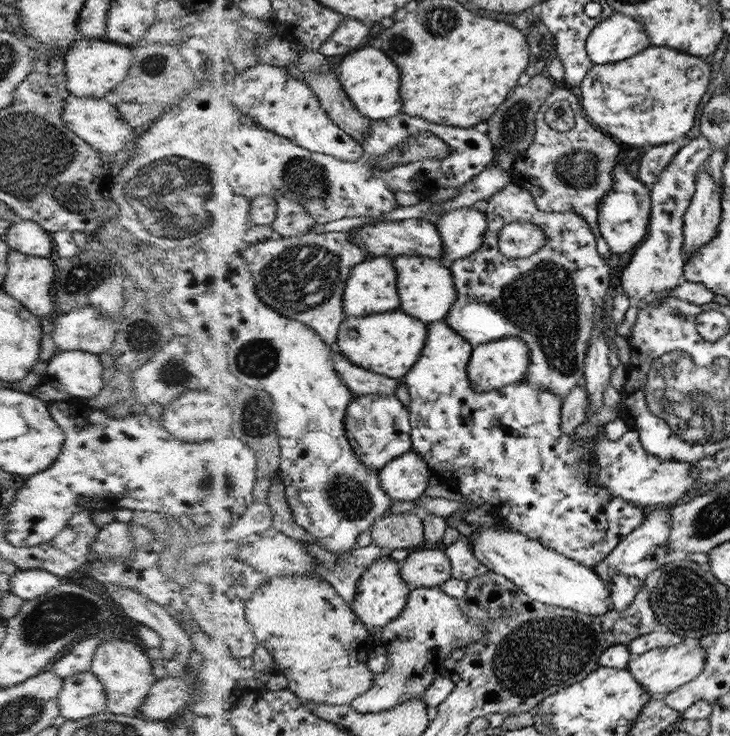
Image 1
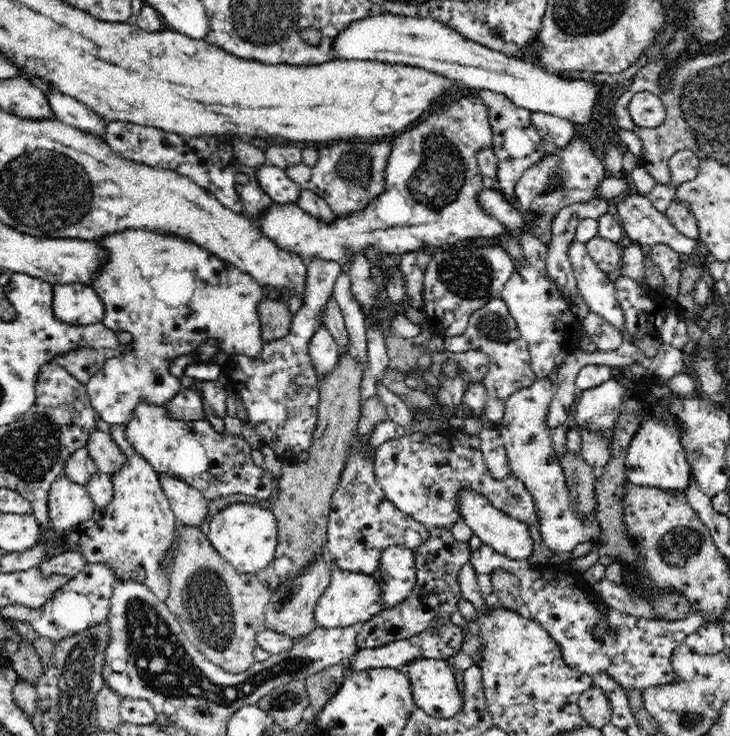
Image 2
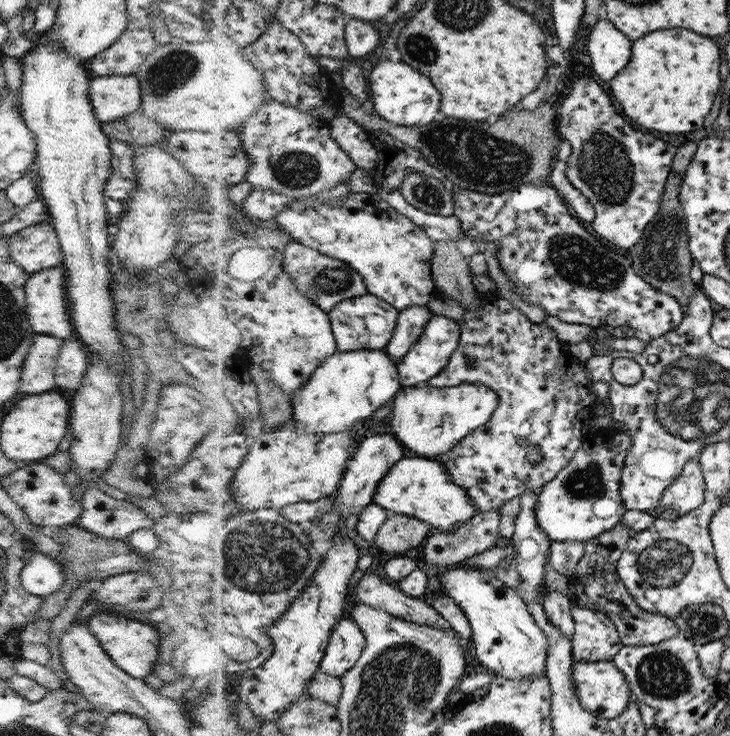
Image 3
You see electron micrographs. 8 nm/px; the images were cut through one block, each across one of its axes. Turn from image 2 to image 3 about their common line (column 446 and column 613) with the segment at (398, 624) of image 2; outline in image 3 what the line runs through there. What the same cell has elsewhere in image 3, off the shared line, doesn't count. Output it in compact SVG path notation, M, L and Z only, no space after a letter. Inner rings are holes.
M618 523L612 530L585 541L585 556L579 561L575 573L569 577L572 584L576 586L576 593L571 600L575 605L584 608L595 610L594 606L598 606L599 609L604 610L615 624L623 646L646 646L647 644L662 643L680 635L677 624L673 618L657 614L657 612L648 612L638 605L637 601L633 599L633 595L626 589L616 569L622 551L631 536L632 533L630 534L628 527Z

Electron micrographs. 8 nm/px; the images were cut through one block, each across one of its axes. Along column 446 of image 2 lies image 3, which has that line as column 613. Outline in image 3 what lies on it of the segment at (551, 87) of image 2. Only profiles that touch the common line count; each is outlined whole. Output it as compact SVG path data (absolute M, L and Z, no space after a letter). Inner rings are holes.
M604 12L599 13L597 24L586 40L592 70L602 80L614 79L632 58L633 41L612 24Z

